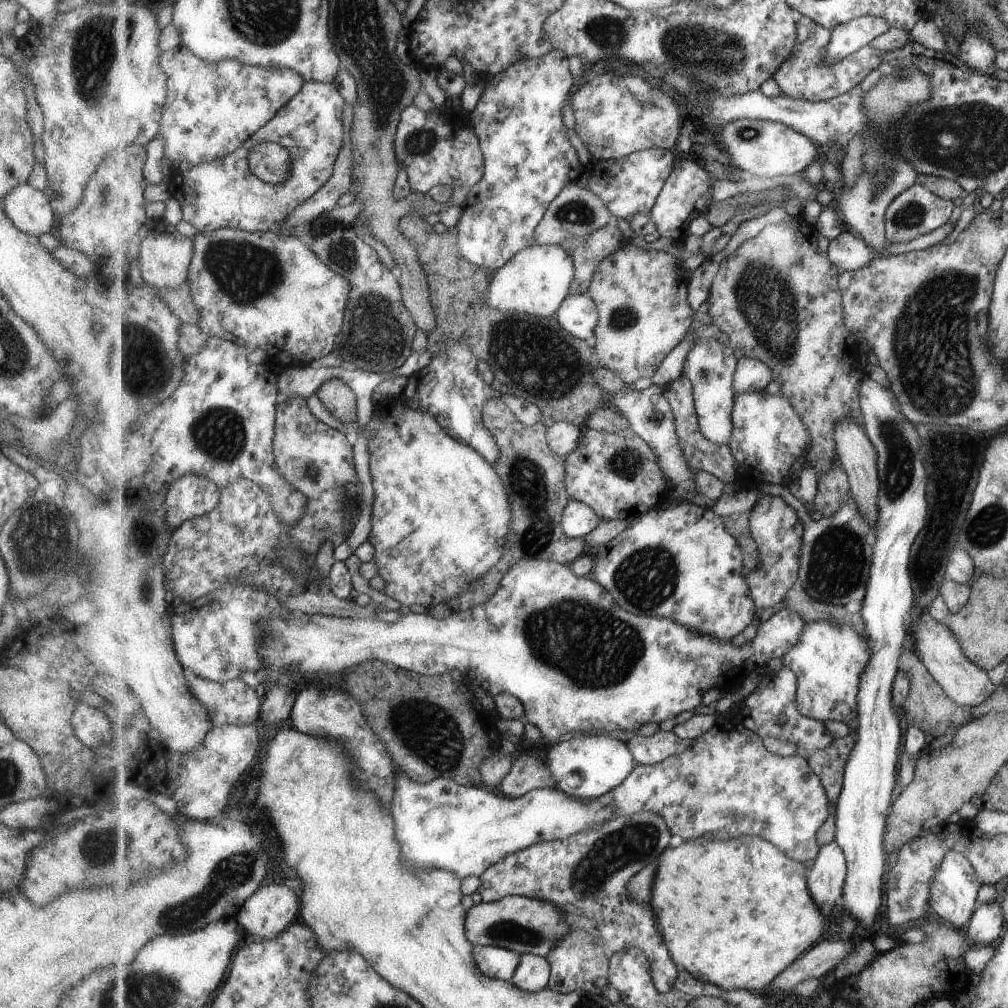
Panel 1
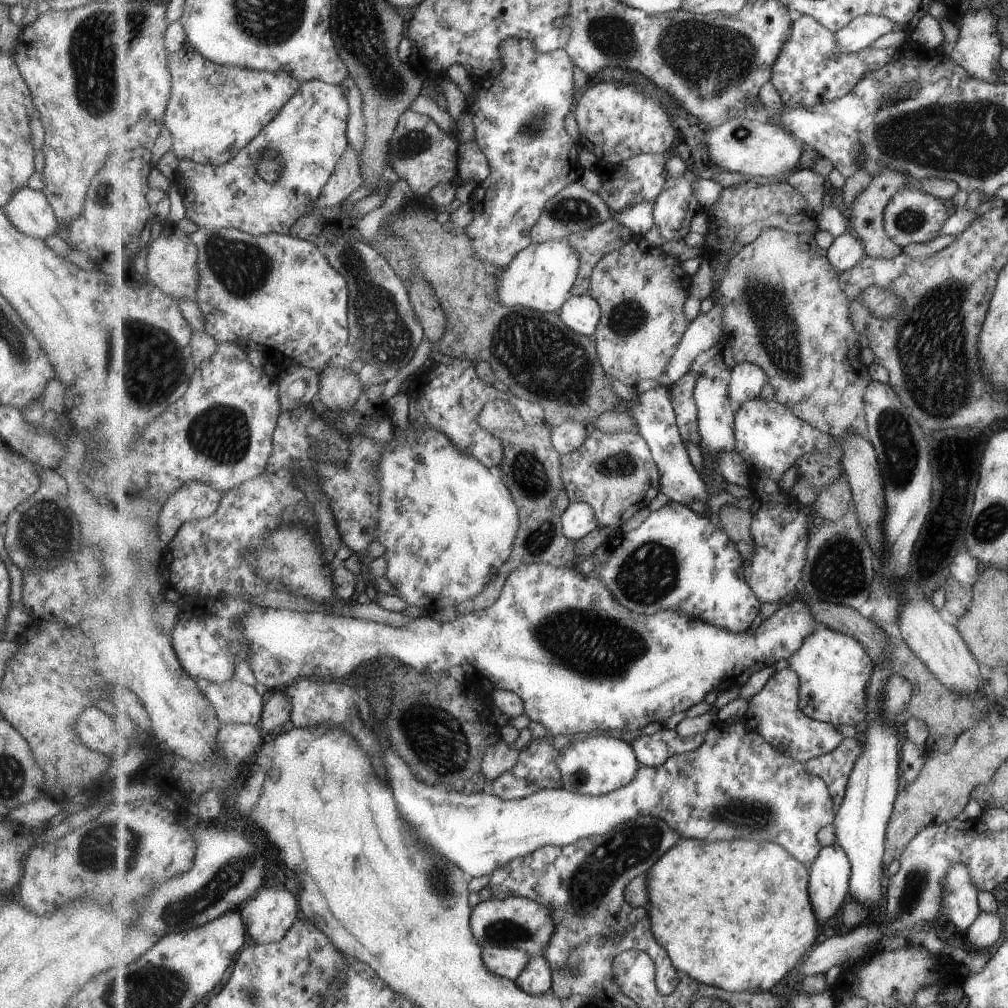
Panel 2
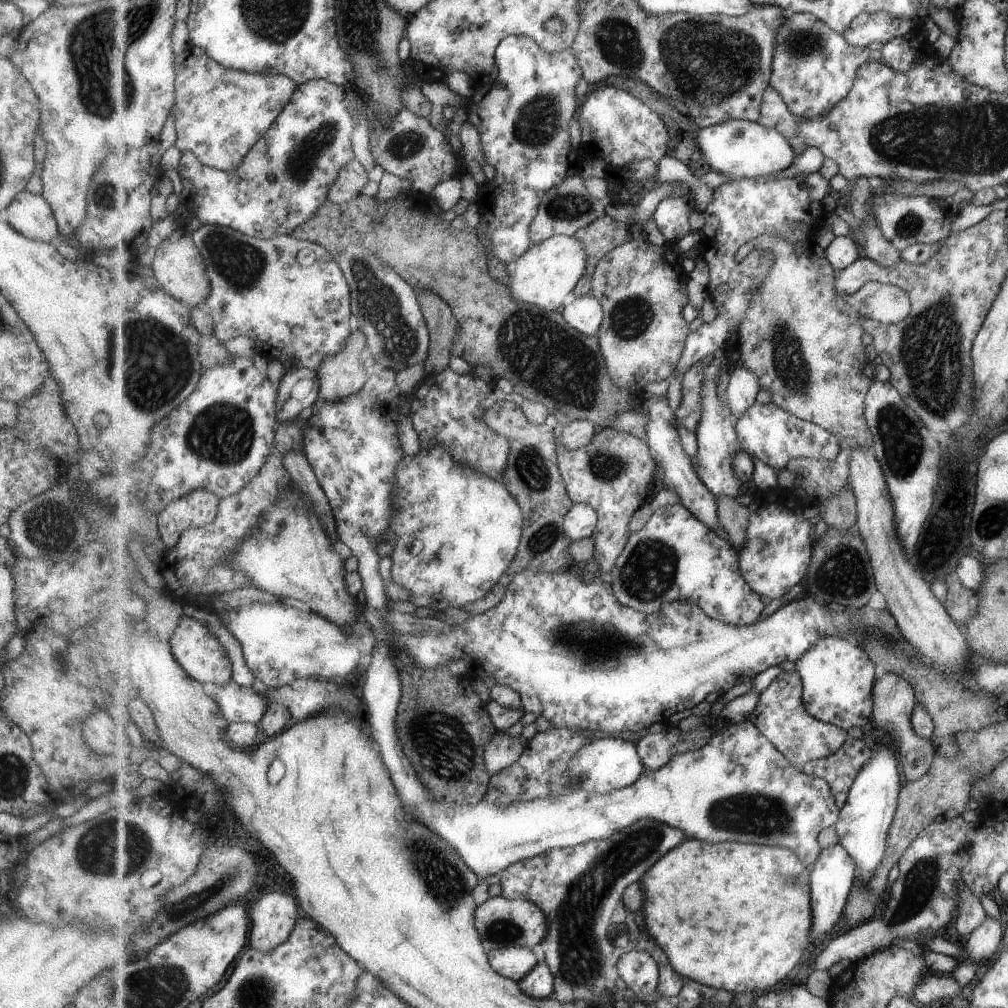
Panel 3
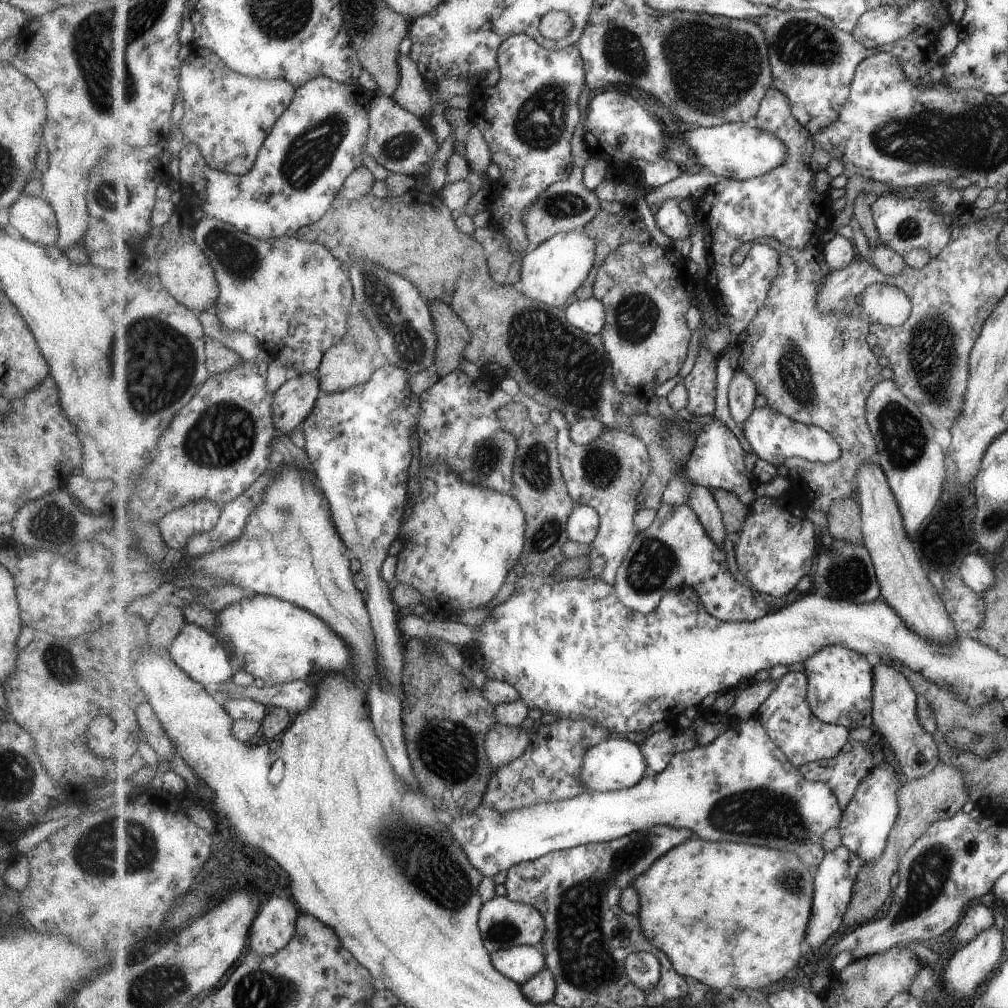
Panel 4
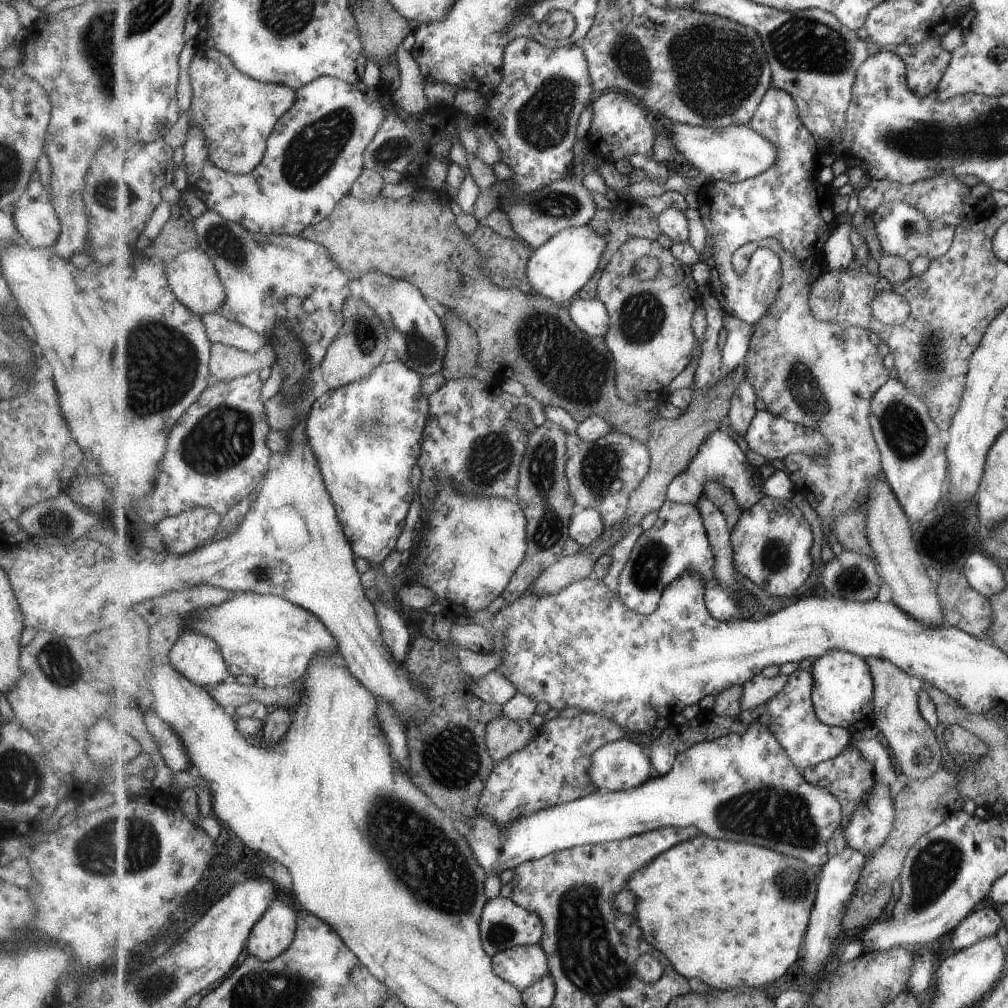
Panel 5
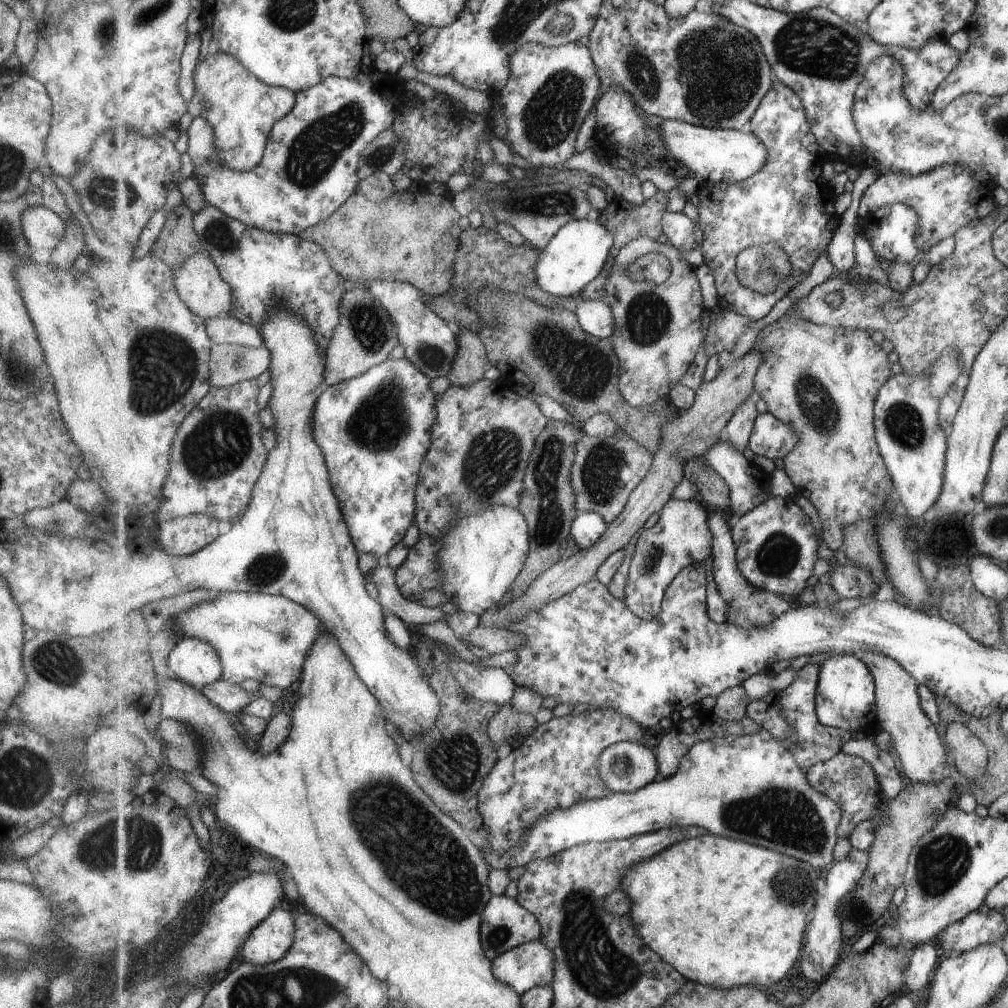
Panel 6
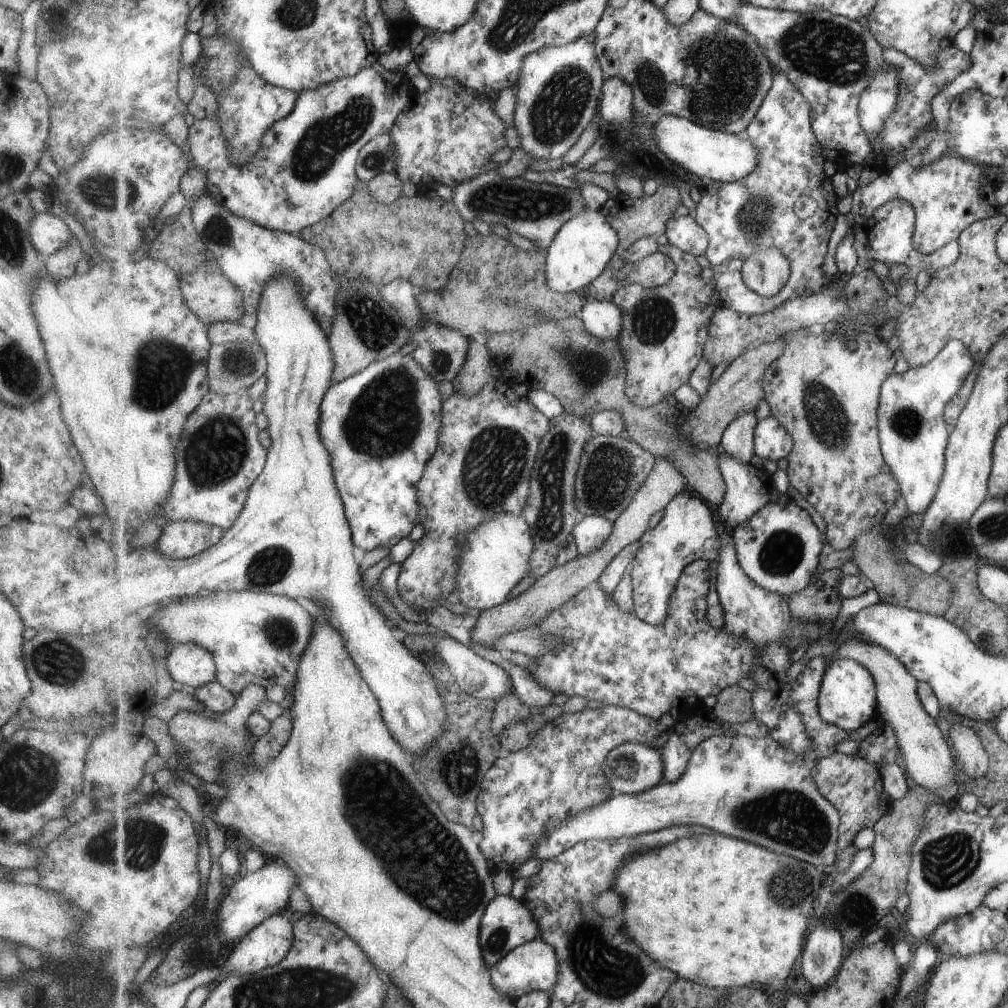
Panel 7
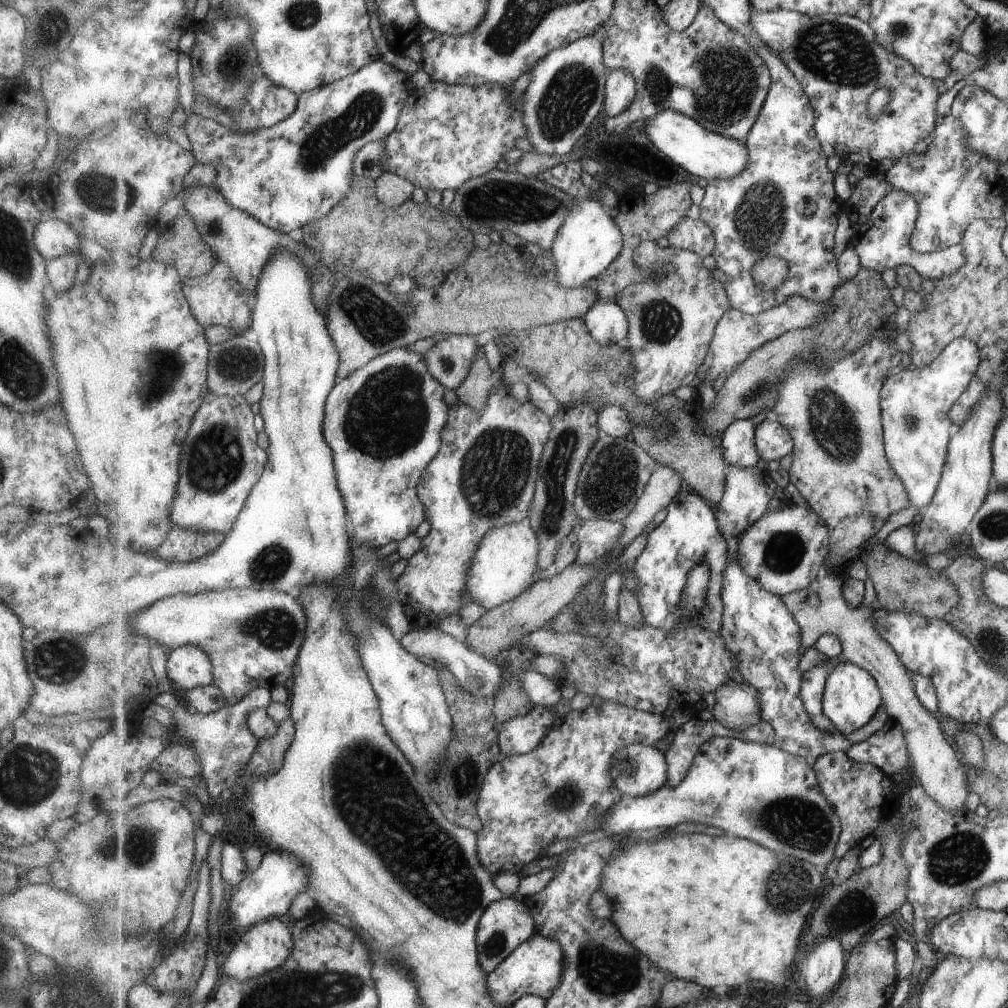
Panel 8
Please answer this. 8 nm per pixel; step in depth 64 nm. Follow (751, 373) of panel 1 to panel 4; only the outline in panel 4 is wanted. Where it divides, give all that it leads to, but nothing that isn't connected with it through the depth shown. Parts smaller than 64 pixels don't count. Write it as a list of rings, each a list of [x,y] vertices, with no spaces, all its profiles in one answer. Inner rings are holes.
[[[737,369],[728,387],[728,406],[730,414],[742,427],[753,414],[755,398],[759,396],[756,382],[745,372]]]

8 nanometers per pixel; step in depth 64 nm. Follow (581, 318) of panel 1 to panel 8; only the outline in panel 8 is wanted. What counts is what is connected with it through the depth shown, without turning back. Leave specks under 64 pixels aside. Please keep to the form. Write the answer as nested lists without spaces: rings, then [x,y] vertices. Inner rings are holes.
[[[597,301],[583,319],[601,346],[626,345],[630,322],[619,303]]]

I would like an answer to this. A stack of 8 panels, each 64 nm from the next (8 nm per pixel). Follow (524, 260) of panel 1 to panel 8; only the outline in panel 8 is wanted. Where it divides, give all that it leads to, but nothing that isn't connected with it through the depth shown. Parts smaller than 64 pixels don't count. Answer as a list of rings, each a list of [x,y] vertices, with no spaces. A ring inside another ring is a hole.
[[[584,197],[577,199],[569,211],[564,225],[557,235],[551,255],[556,266],[556,275],[563,286],[570,289],[592,283],[601,273],[621,256],[624,249],[624,234],[617,224],[615,214],[601,201]]]

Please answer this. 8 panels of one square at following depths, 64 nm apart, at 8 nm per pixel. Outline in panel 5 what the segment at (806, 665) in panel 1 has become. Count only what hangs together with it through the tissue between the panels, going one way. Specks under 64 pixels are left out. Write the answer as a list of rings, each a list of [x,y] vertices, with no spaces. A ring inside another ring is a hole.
[[[835,649],[815,660],[811,670],[816,678],[812,699],[821,722],[832,727],[846,728],[853,734],[874,724],[874,678],[863,657]]]

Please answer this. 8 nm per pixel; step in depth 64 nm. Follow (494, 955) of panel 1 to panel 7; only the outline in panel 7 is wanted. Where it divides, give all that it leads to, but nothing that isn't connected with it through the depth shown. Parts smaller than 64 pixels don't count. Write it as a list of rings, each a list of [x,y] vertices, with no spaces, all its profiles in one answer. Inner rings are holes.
[[[537,937],[507,953],[505,958],[491,968],[491,971],[492,983],[496,989],[516,1001],[524,994],[533,991],[551,993],[551,990],[560,981],[560,954],[557,954],[556,946],[553,946],[553,943]]]

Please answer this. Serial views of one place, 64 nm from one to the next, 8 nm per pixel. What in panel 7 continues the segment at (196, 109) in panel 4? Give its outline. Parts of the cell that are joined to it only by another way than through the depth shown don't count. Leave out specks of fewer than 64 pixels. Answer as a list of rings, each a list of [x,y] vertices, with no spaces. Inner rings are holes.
[[[245,66],[240,70],[237,80],[230,87],[229,91],[215,93],[212,89],[209,90],[215,94],[217,100],[217,115],[219,116],[217,122],[222,126],[224,137],[229,141],[232,161],[241,163],[242,166],[248,163],[260,151],[261,141],[265,138],[265,134],[271,130],[272,126],[293,112],[299,98],[299,93],[267,82],[255,69],[249,66]]]

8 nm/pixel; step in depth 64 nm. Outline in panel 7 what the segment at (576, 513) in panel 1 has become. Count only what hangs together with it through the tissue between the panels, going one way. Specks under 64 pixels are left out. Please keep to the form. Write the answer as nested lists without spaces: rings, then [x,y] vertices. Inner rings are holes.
[[[597,515],[583,517],[572,532],[580,554],[588,555],[600,549],[615,528],[615,522],[608,518]]]

